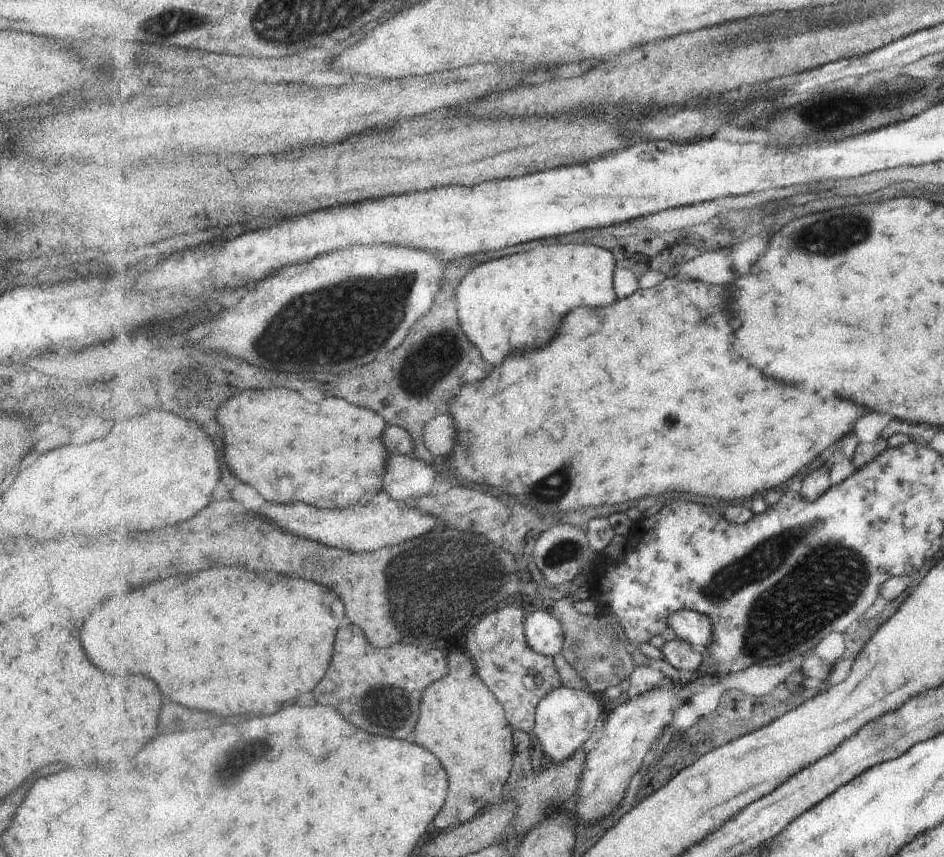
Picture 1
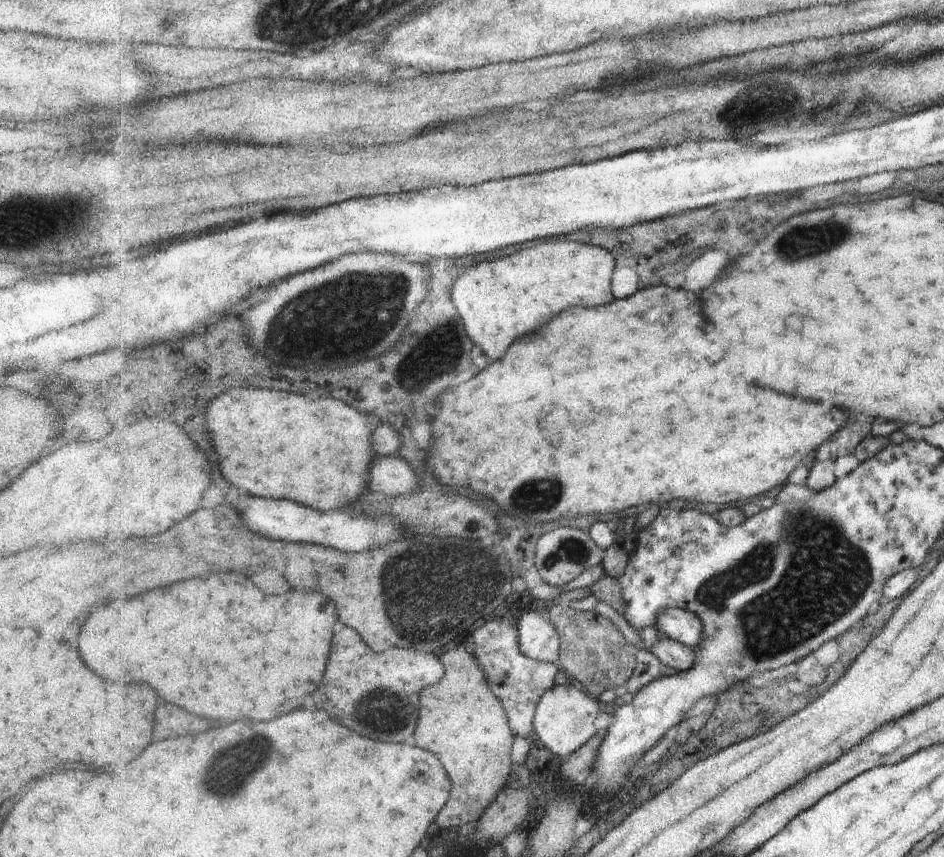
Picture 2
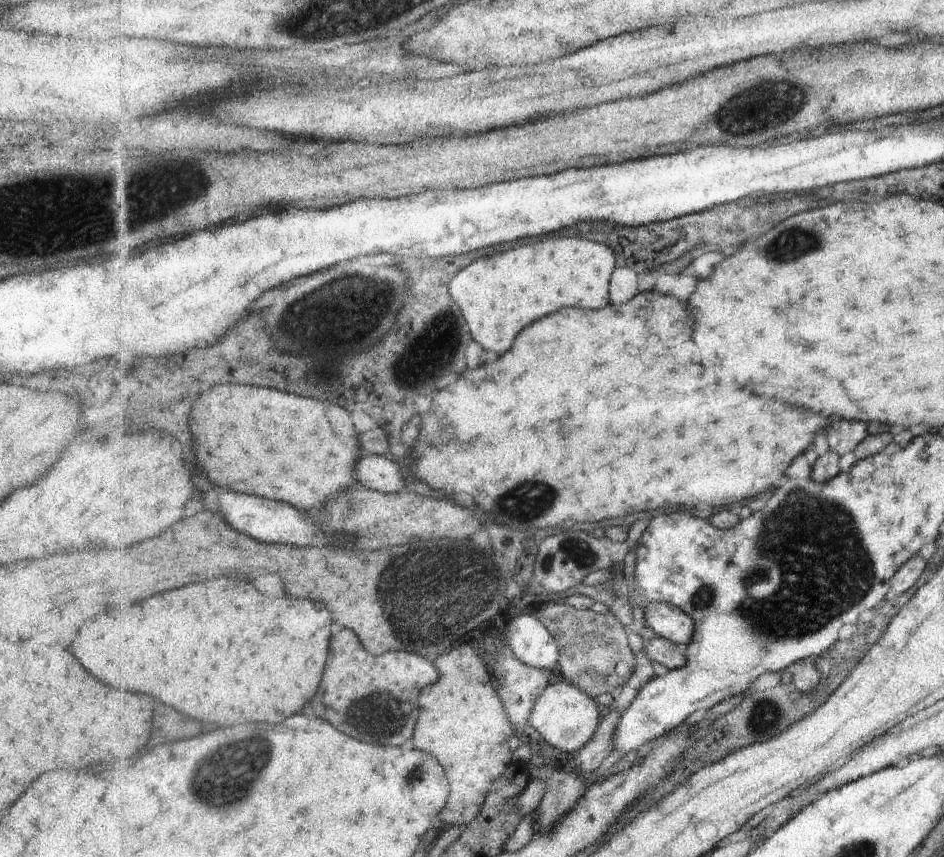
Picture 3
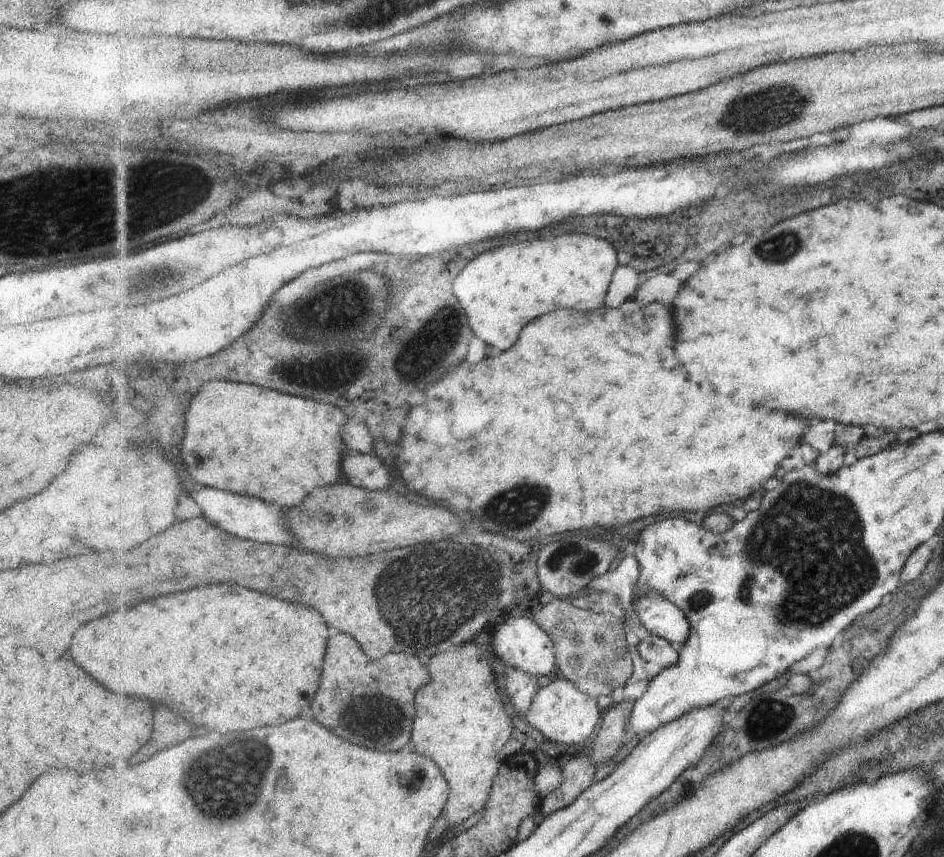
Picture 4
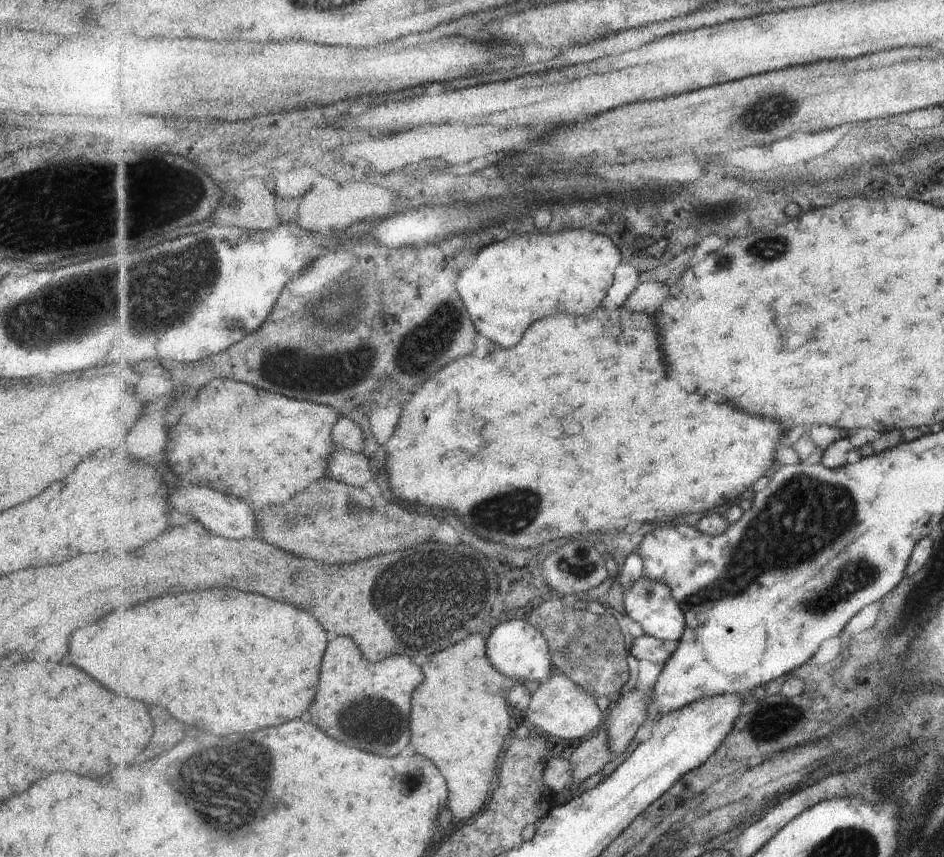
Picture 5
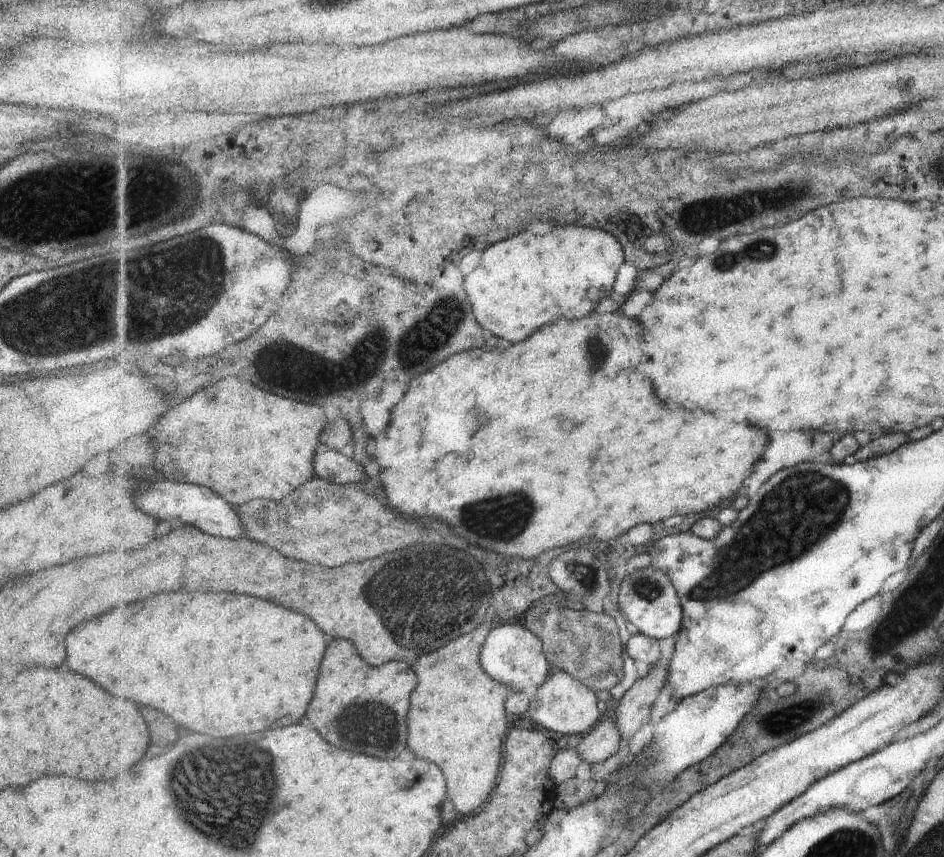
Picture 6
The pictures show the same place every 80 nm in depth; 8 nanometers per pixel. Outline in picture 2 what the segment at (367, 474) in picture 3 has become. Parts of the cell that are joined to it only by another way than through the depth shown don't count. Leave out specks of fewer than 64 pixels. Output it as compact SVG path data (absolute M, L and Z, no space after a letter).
M378 455L370 470L369 490L387 497L400 497L421 489L419 476L403 458Z

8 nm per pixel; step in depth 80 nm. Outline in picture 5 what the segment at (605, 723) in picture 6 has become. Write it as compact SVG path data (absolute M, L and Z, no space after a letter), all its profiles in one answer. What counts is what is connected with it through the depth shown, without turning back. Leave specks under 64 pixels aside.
M601 727L573 750L570 761L574 780L567 790L581 784L589 776L601 772L613 757L615 756L610 747L610 736L605 728Z

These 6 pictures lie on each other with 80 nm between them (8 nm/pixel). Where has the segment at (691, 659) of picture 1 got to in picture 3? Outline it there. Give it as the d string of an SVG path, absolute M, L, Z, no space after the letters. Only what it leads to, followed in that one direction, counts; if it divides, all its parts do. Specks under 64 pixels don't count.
M649 634L644 644L644 653L653 661L663 664L672 672L685 670L689 664L689 653L681 654L679 646L661 635Z

